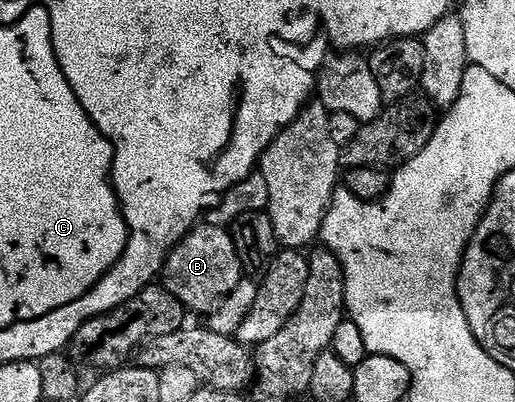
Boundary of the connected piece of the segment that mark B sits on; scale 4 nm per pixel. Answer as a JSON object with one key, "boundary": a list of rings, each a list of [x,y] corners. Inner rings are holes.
{"boundary":[[[210,222],[198,223],[197,227],[170,252],[163,269],[163,286],[190,313],[209,314],[218,309],[225,299],[240,286],[243,279],[239,254],[235,250],[232,235],[224,227]]]}

